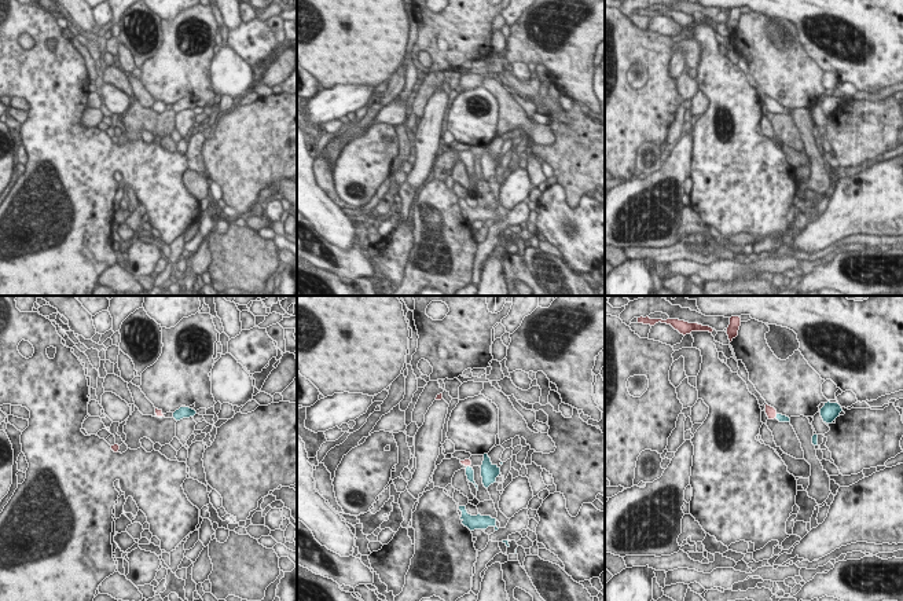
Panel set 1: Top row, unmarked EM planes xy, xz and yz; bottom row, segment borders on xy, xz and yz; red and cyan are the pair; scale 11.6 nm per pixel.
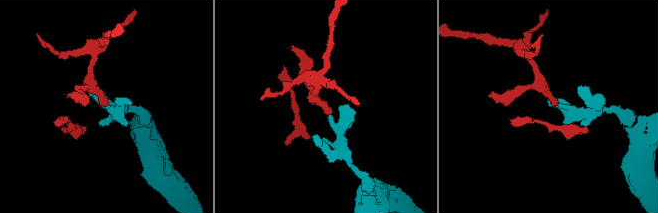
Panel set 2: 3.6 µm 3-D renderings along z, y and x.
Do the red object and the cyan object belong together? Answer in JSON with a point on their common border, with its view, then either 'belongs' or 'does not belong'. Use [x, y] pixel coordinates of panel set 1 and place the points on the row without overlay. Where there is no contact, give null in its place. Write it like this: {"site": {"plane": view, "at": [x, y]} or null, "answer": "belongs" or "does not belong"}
{"site": {"plane": "yz", "at": [775, 107]}, "answer": "belongs"}

